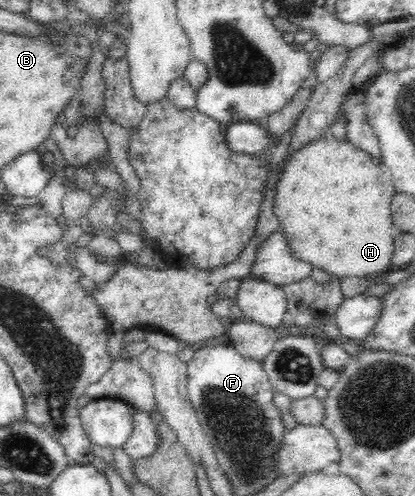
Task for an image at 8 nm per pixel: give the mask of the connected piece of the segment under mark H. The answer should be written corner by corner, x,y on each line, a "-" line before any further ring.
327,133
326,135
317,137
315,141
309,141
307,145
301,145
301,149
297,149
295,153
291,153
287,157
287,161
284,161
279,166
279,177
277,177
277,185
275,185
275,193
273,195
273,209
275,210
275,215
279,218
279,231
285,236
285,240
288,242
289,248
296,259
305,261
313,267
323,269
334,277
337,277
337,279
344,277
365,278
385,273
392,267
391,259
393,258
394,251
394,236
397,231
391,221
390,205
395,194
396,191
394,190
392,180
387,181
387,179
383,178
381,161
377,161
368,153
358,149
356,145
352,145
347,139
334,137

